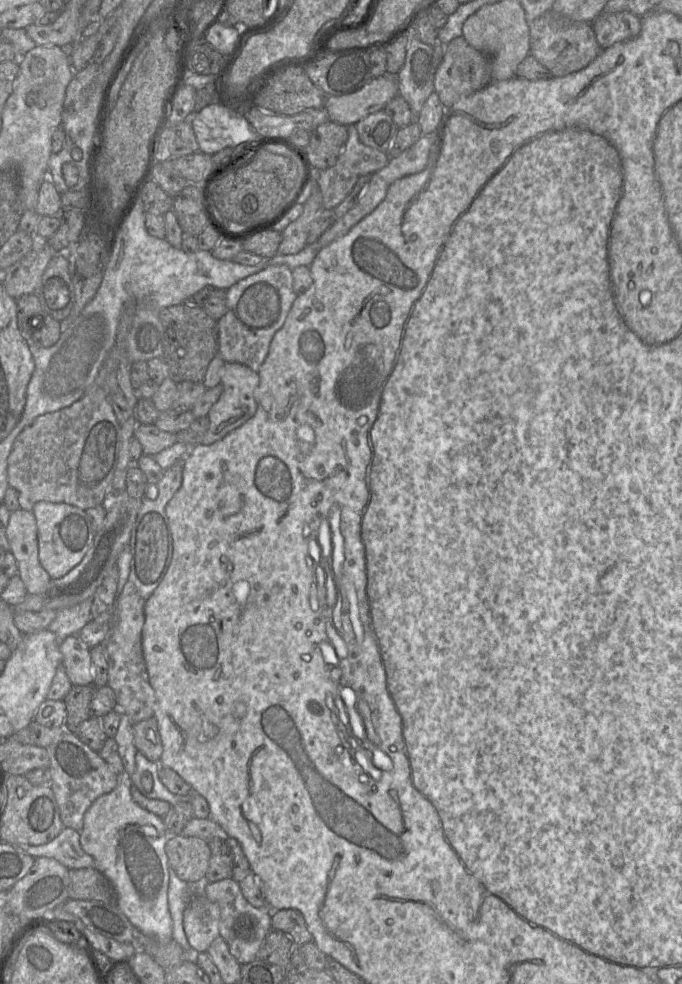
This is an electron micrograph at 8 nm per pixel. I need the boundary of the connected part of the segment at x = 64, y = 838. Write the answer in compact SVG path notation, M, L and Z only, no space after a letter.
M64 827L60 834L49 843L31 846L26 844L10 844L21 849L33 858L52 858L70 869L92 868L93 858L80 845L80 832Z

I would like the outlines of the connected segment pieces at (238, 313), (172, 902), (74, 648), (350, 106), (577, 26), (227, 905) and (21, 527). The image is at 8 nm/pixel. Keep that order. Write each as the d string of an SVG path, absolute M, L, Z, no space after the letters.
M269 265L226 289L227 311L217 320L218 356L225 362L244 364L258 373L267 357L274 335L284 325L297 297L298 295L293 290L292 269L286 265Z
M168 867L168 910L172 919L172 940L178 943L185 952L191 952L190 945L183 929L183 913L190 900L190 885L180 880L172 868Z
M70 635L60 642L66 674L72 685L93 685L94 668L90 647L79 637Z
M397 75L373 78L359 90L341 96L327 95L324 108L332 122L342 125L358 123L368 115L384 110L398 95Z
M549 10L529 25L530 55L544 65L553 77L566 76L588 66L601 52L591 23L568 20Z
M232 878L206 884L203 887L203 895L219 906L219 936L227 943L231 955L240 965L254 961L261 943L272 929L273 911L268 906L267 909L259 909L248 903L243 897L239 883Z
M21 508L11 512L6 535L28 594L43 593L51 577L39 561L38 529L33 512Z

